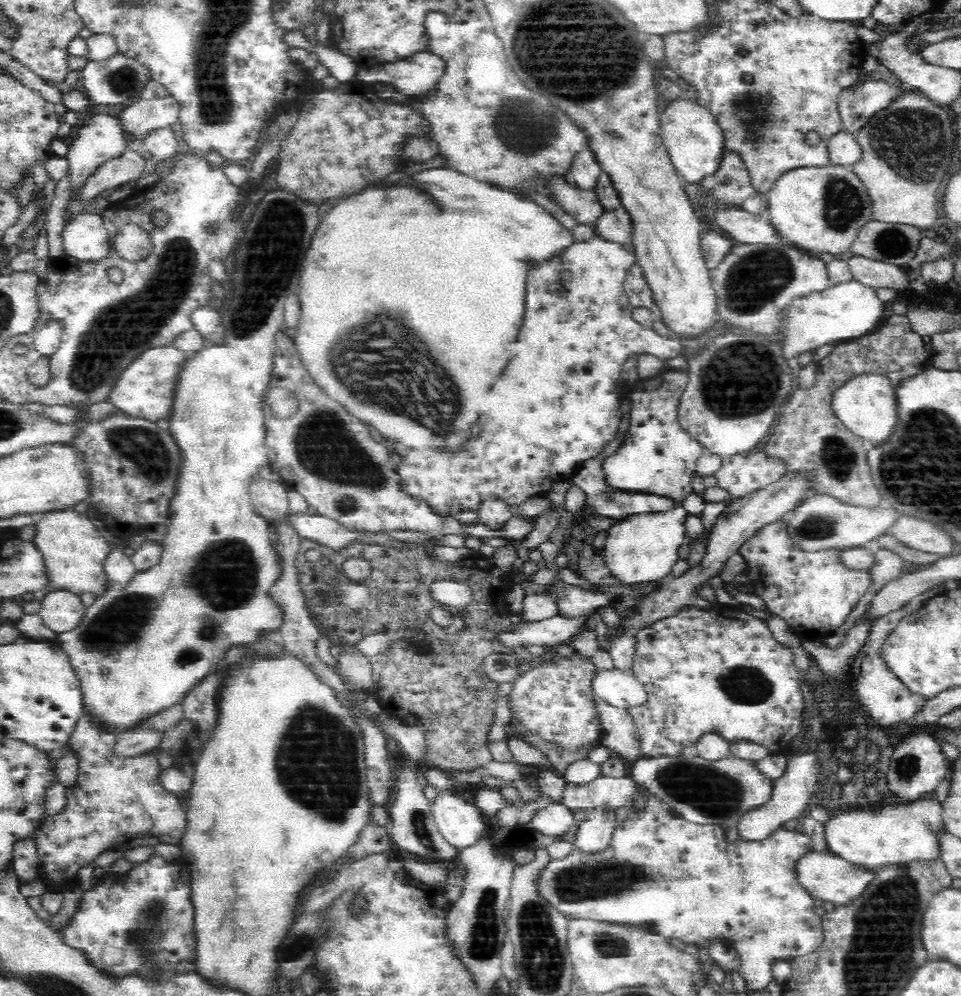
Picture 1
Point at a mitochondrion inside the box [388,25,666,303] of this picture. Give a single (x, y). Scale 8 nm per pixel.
(522, 136)

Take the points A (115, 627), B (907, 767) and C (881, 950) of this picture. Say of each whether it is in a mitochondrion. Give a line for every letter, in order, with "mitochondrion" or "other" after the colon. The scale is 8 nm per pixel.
A: mitochondrion
B: mitochondrion
C: mitochondrion

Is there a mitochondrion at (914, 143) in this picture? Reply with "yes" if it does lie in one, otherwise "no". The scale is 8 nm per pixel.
yes

